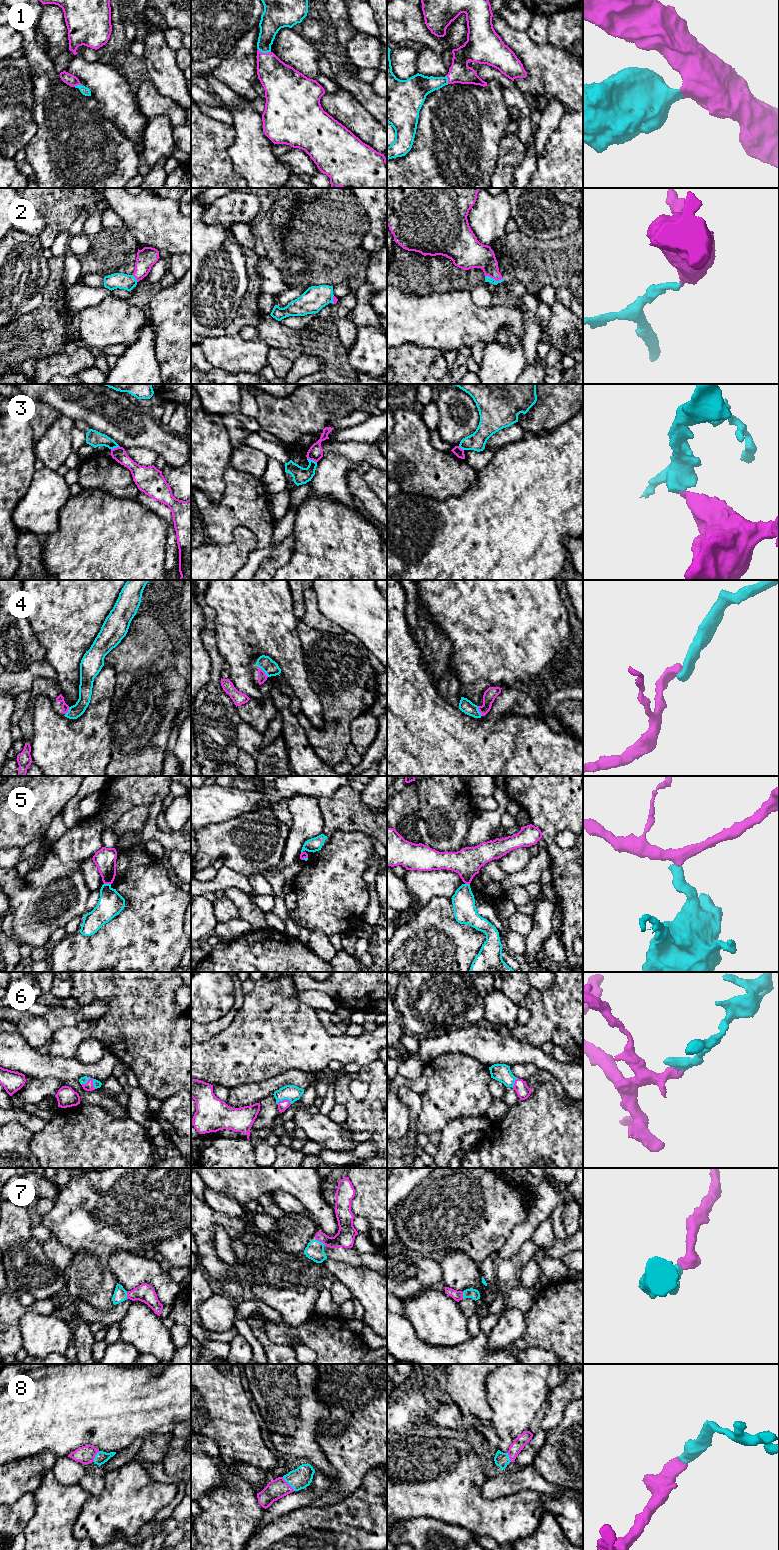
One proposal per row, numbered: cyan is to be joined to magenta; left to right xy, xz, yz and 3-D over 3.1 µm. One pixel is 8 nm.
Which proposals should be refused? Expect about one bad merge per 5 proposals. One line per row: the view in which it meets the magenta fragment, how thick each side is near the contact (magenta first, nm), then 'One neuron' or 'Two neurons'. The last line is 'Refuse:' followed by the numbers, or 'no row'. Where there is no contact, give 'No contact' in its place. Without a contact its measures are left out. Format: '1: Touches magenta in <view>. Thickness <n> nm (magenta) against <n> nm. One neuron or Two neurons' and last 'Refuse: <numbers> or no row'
1: Touches magenta in xz. Thickness 280 nm (magenta) against 170 nm. One neuron
2: Touches magenta in yz. Thickness 220 nm (magenta) against 50 nm. One neuron
3: Touches magenta in xz. Thickness 110 nm (magenta) against 130 nm. Two neurons
4: Touches magenta in xz. Thickness 80 nm (magenta) against 120 nm. One neuron
5: Touches magenta in xy. Thickness 180 nm (magenta) against 200 nm. Two neurons
6: Touches magenta in xy. Thickness 70 nm (magenta) against 60 nm. One neuron
7: Touches magenta in xz. Thickness 150 nm (magenta) against 140 nm. One neuron
8: Touches magenta in xz. Thickness 160 nm (magenta) against 170 nm. One neuron
Refuse: 3, 5

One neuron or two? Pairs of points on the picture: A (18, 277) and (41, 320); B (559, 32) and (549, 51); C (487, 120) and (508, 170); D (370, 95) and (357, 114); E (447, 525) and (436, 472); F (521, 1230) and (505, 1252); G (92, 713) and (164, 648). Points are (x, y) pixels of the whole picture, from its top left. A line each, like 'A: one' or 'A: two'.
A: two
B: two
C: two
D: two
E: two
F: one
G: two

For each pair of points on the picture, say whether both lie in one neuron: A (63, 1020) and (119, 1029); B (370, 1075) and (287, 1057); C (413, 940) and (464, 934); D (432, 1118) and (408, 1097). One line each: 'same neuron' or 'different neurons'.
A: different neurons
B: different neurons
C: same neuron
D: different neurons

